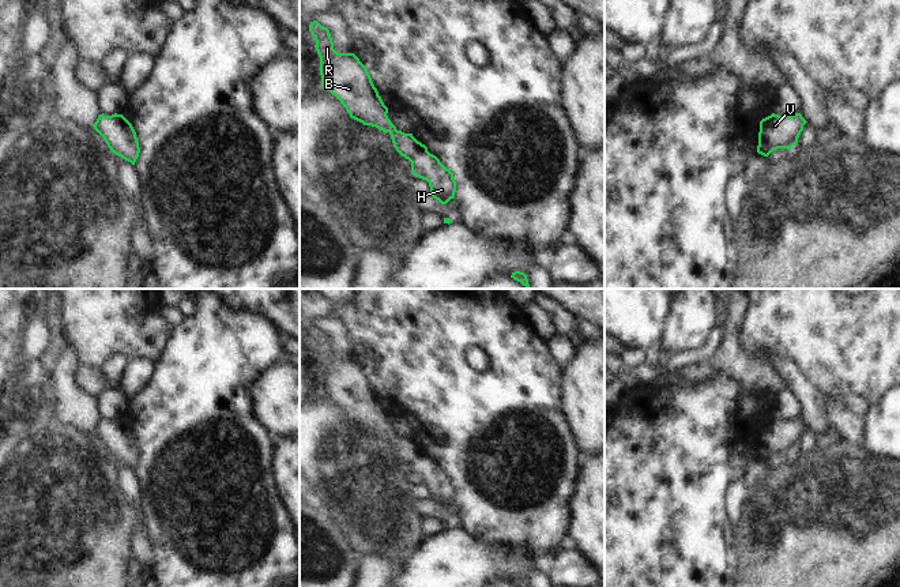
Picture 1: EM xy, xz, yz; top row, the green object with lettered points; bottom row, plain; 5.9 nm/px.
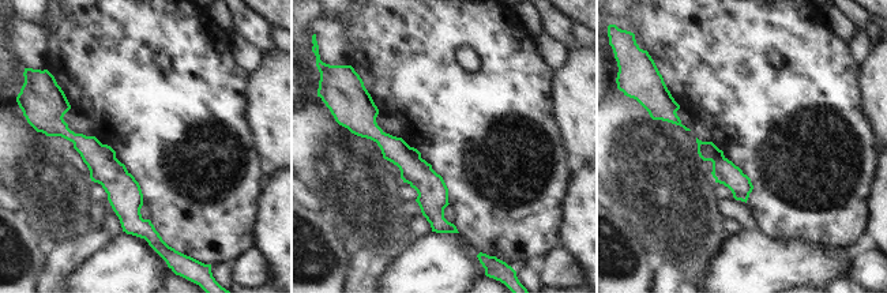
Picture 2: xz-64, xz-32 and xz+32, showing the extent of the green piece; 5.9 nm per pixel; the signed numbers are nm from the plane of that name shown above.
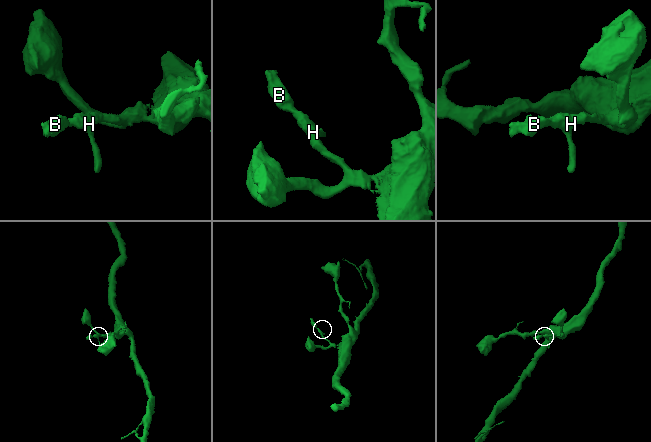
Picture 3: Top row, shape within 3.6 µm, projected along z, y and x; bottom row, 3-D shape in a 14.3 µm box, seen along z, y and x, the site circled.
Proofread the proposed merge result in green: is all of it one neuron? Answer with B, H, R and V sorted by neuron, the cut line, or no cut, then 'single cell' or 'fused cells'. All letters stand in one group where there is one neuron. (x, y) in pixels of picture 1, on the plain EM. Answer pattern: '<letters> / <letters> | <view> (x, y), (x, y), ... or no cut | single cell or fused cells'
B H R V | no cut | single cell

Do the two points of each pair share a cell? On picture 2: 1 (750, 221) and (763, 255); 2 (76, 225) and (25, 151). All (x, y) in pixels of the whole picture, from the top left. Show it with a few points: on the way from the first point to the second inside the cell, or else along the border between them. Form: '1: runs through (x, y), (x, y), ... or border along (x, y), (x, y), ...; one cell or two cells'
1: border along (759, 228), (743, 230); two cells
2: runs through (63, 207), (60, 201), (29, 169); one cell

